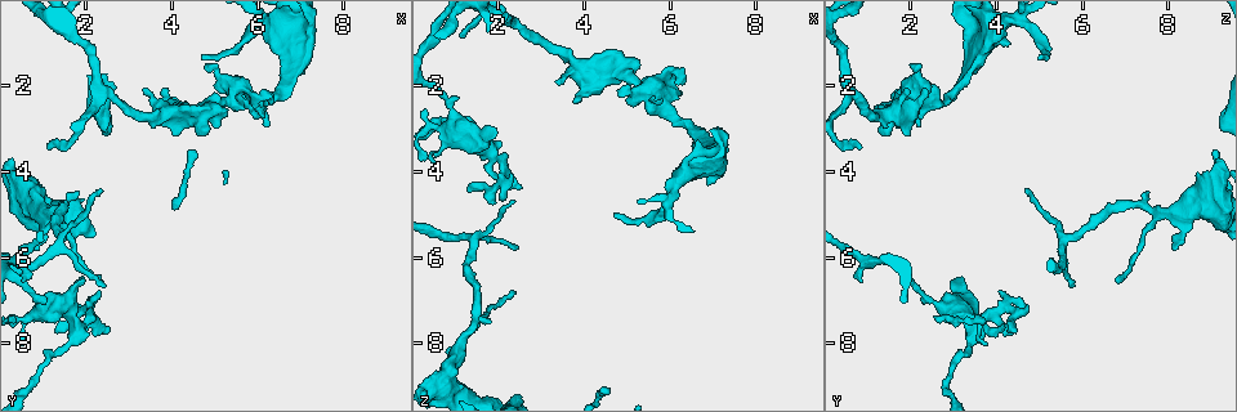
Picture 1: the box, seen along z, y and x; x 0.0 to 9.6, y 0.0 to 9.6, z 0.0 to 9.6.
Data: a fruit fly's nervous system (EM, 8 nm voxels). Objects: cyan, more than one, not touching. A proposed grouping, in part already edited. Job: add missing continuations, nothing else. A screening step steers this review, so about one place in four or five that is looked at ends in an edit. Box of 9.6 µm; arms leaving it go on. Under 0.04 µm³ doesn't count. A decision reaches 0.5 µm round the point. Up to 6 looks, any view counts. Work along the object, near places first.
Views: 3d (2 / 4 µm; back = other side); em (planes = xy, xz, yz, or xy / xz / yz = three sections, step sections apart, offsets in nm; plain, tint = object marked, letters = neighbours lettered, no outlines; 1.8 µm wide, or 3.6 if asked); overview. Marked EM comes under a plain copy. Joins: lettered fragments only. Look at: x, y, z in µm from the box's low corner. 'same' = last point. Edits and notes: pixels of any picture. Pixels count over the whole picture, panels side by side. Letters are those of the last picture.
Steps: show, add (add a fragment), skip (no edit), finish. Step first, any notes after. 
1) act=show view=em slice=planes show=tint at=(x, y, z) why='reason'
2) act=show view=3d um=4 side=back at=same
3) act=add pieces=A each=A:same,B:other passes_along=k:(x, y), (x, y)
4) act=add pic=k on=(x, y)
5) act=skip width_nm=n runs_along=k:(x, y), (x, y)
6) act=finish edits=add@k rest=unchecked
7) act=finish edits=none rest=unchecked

act=show view=em slice=xy step=8 show=letters at=(4.70, 1.35, 4.95) why='free end'

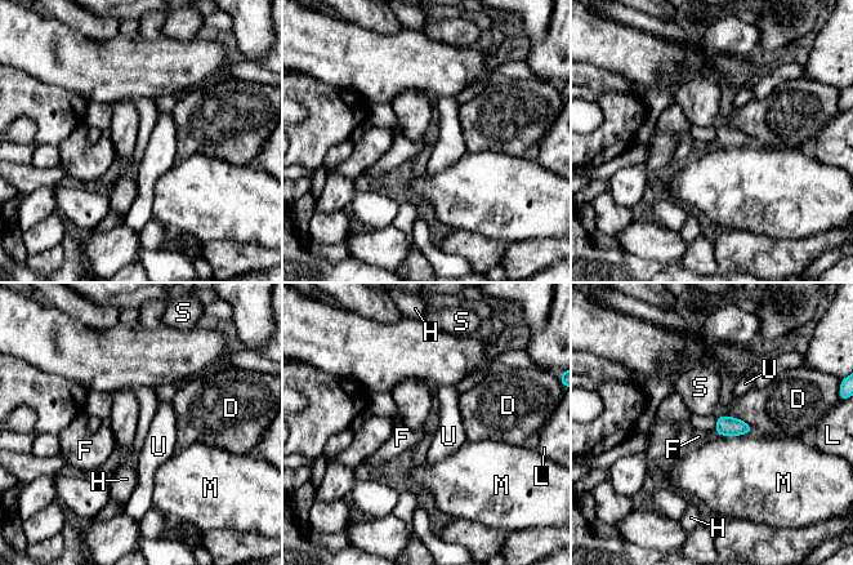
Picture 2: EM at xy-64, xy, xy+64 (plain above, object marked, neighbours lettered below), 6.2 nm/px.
act=add pieces=F longest_contact=M:240nm each=D:other,F:same,H:other,L:other,M:other,S:other,U:other passes_along=2:(726, 426), (715, 431), (699, 436) found='the neuron continues'

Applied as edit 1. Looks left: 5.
act=show view=overview why='see it whole again'

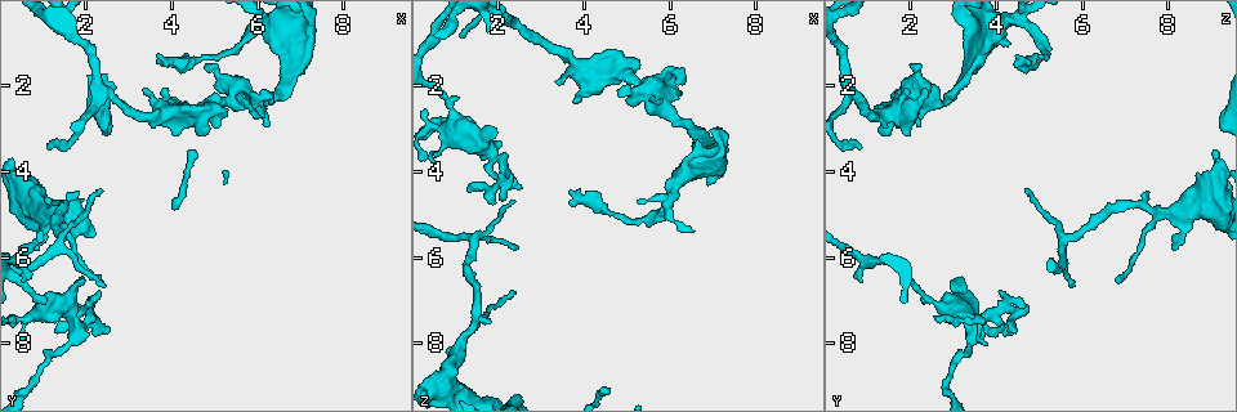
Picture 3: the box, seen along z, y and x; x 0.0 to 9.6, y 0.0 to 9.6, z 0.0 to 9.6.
act=show view=em slice=planes show=letters at=(5.85, 2.40, 2.40) why='arms part here'

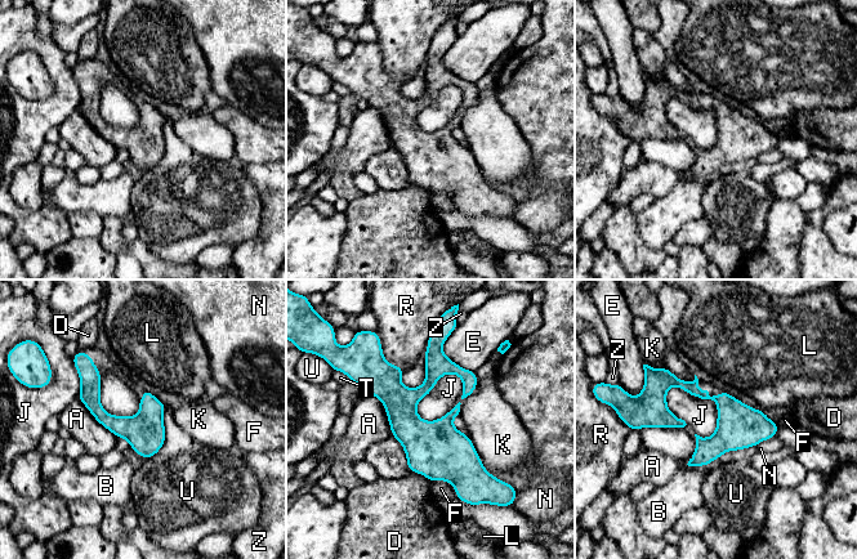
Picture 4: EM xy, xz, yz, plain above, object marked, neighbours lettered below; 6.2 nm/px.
act=skip each=A:other,B:other,D:other,E:other,F:other,J:other,K:other,L:other,N:other,R:other,T:other,U:other,Z:other runs_along=4:(437, 347), (410, 425), (460, 495) found='no lettered fragment goes on from it'

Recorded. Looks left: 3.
act=show view=3d um=4 at=(1.20, 3.45, 0.90) why='branch stops here'

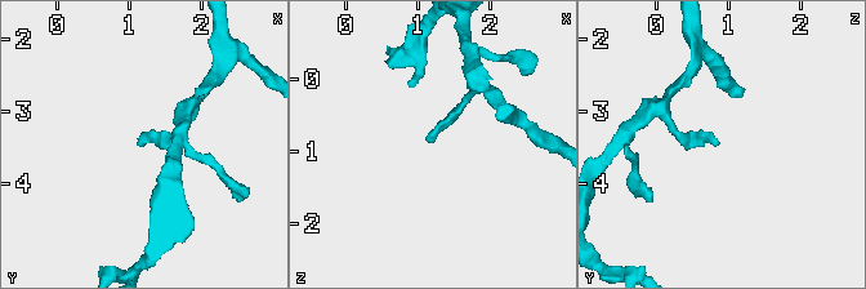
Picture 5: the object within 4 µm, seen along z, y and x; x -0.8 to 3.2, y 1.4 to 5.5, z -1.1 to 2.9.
act=show view=em slice=yz step=16 show=tint at=(1.20, 3.40, 0.90)

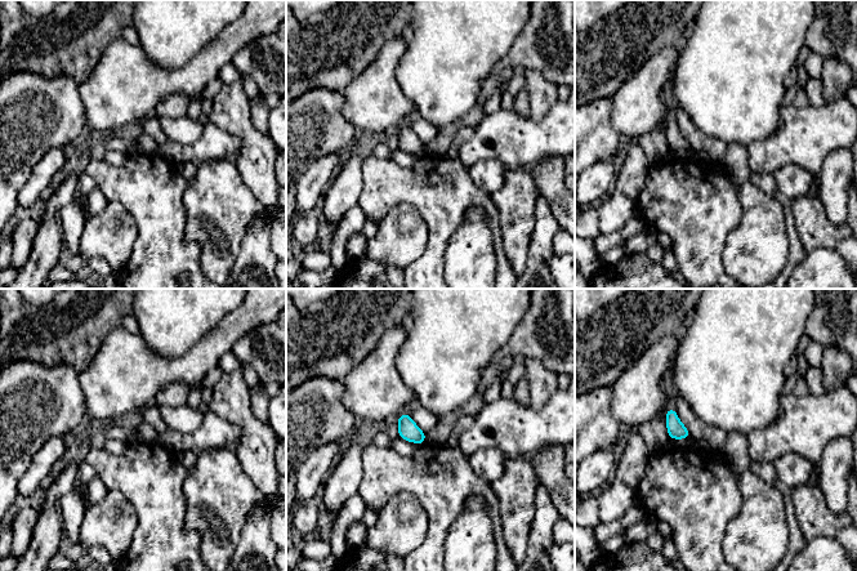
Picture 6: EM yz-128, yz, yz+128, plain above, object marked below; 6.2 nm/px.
act=show view=em slice=planes show=letters at=same why='cut it another way'

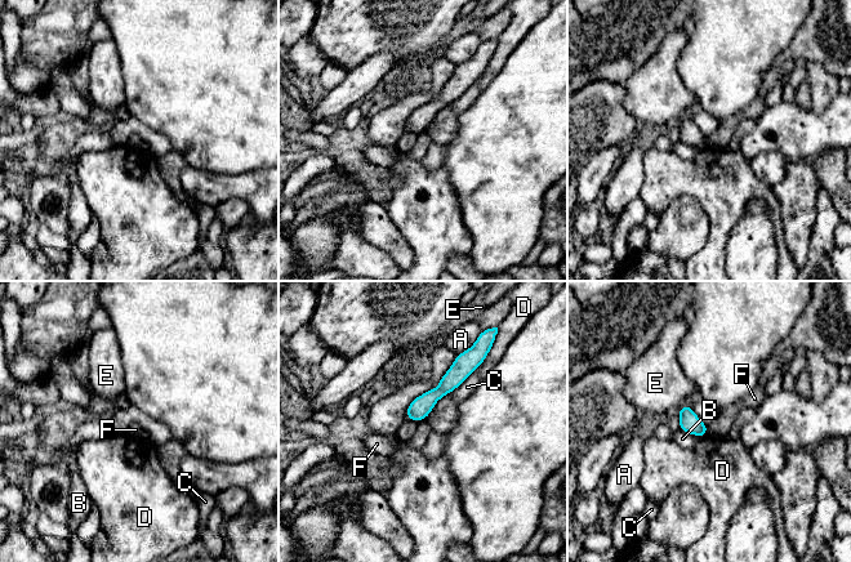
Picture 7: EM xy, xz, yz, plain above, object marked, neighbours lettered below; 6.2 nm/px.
act=skip each=A:other,B:other,C:other,D:other,E:other,F:other runs_along=7:(472, 366), (463, 368), (409, 415) found='no lettered fragment goes on from it'

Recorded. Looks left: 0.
act=finish edits=add@2 rest=unchecked

